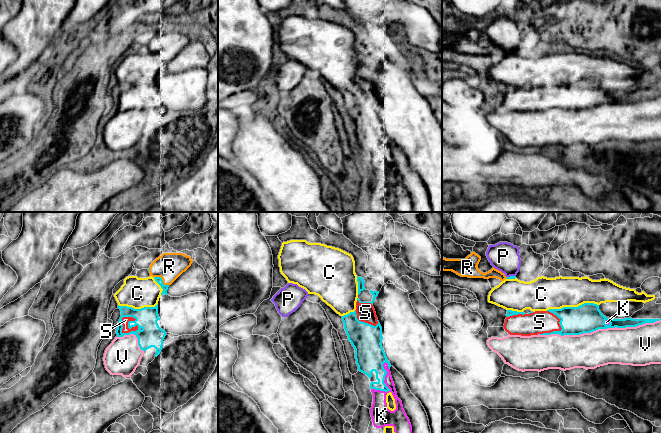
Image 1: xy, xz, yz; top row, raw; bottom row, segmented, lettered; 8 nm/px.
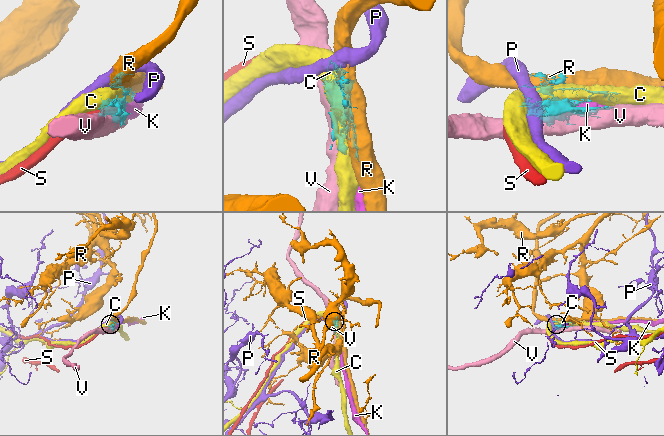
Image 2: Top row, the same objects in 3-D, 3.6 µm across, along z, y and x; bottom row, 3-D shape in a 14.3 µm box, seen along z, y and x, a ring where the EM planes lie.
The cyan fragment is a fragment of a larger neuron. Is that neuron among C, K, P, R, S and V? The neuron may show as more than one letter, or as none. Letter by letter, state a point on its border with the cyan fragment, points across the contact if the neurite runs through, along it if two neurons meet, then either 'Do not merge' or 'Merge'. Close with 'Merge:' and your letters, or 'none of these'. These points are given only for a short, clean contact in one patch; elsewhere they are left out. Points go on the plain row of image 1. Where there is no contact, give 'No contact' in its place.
C: Touches cyan at yz (572, 83). Do not merge
K: Touches cyan at xz (385, 160). Merge
P: Touches cyan at yz (511, 52). Boundary: yz (515, 51), (507, 53). Do not merge
R: Touches cyan at xy (162, 56). Do not merge
S: Touches cyan at xy (121, 96). Merge
V: Touches cyan at yz (599, 104). Do not merge
Merge: K, S

